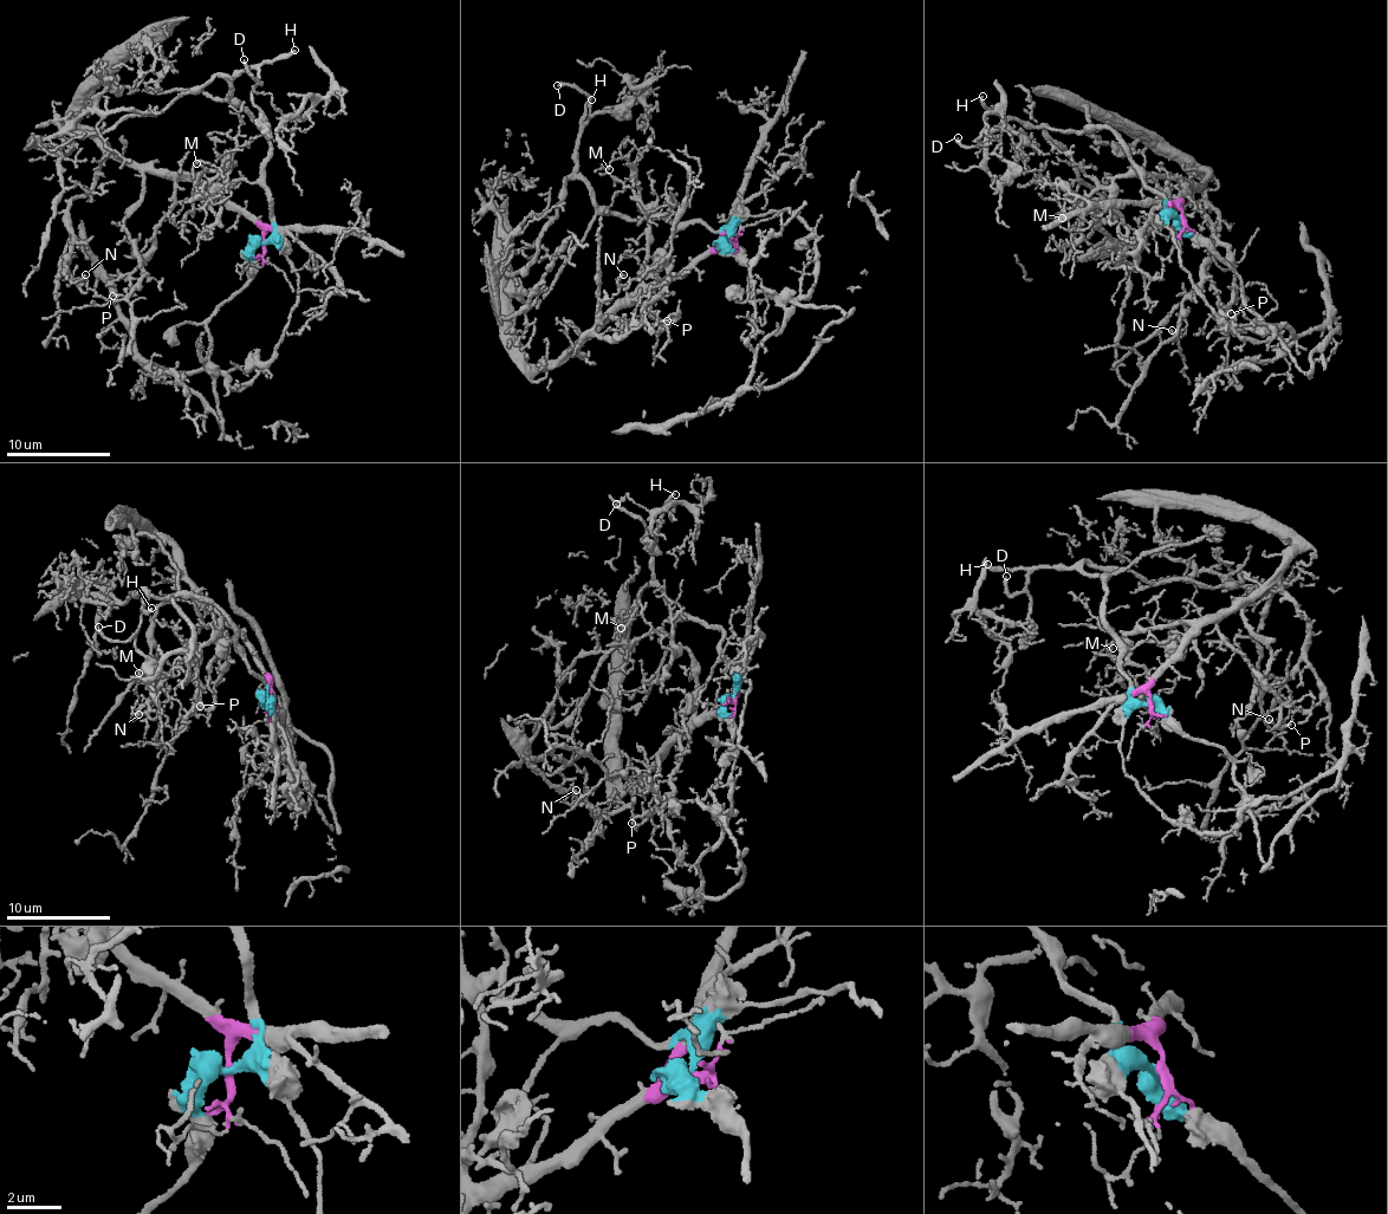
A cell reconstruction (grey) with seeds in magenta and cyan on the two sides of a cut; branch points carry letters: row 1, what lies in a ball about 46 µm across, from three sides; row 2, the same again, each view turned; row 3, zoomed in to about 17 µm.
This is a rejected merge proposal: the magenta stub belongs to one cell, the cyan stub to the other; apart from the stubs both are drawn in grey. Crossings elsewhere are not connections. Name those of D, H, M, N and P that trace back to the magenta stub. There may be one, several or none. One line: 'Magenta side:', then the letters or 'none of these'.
Magenta side: M, N, P

